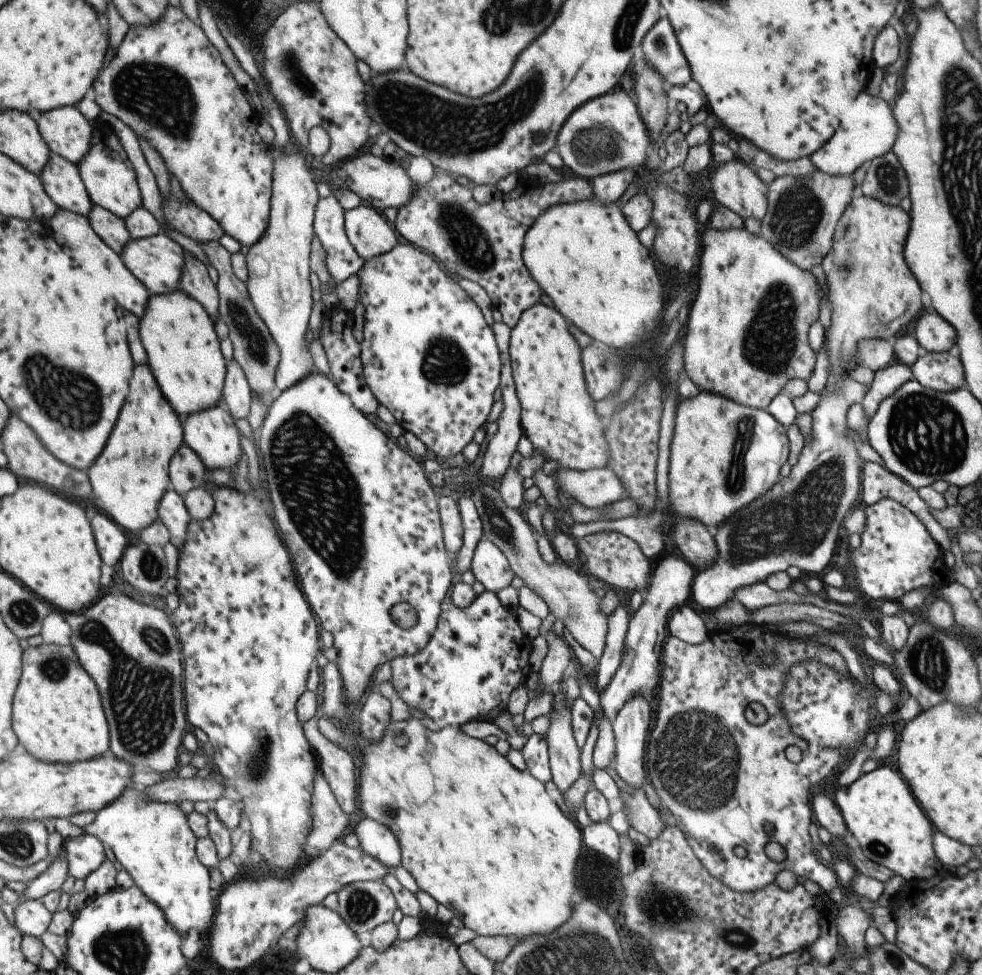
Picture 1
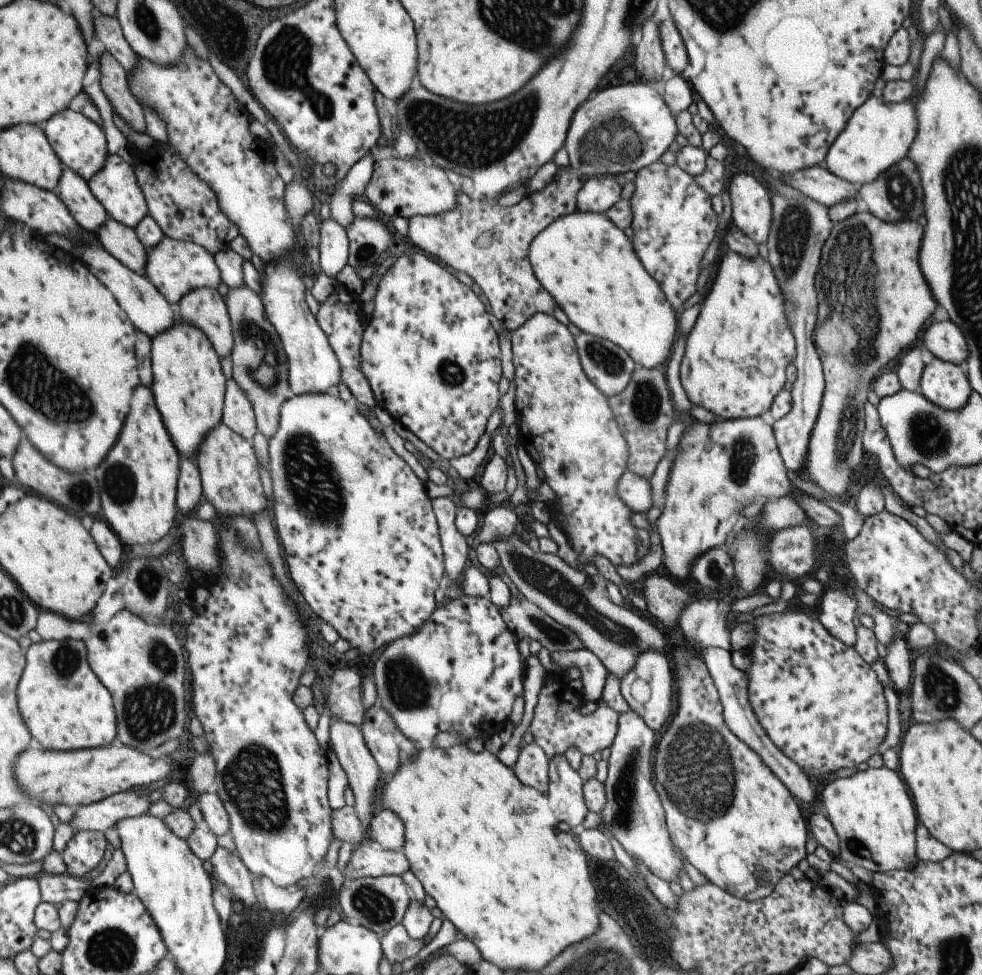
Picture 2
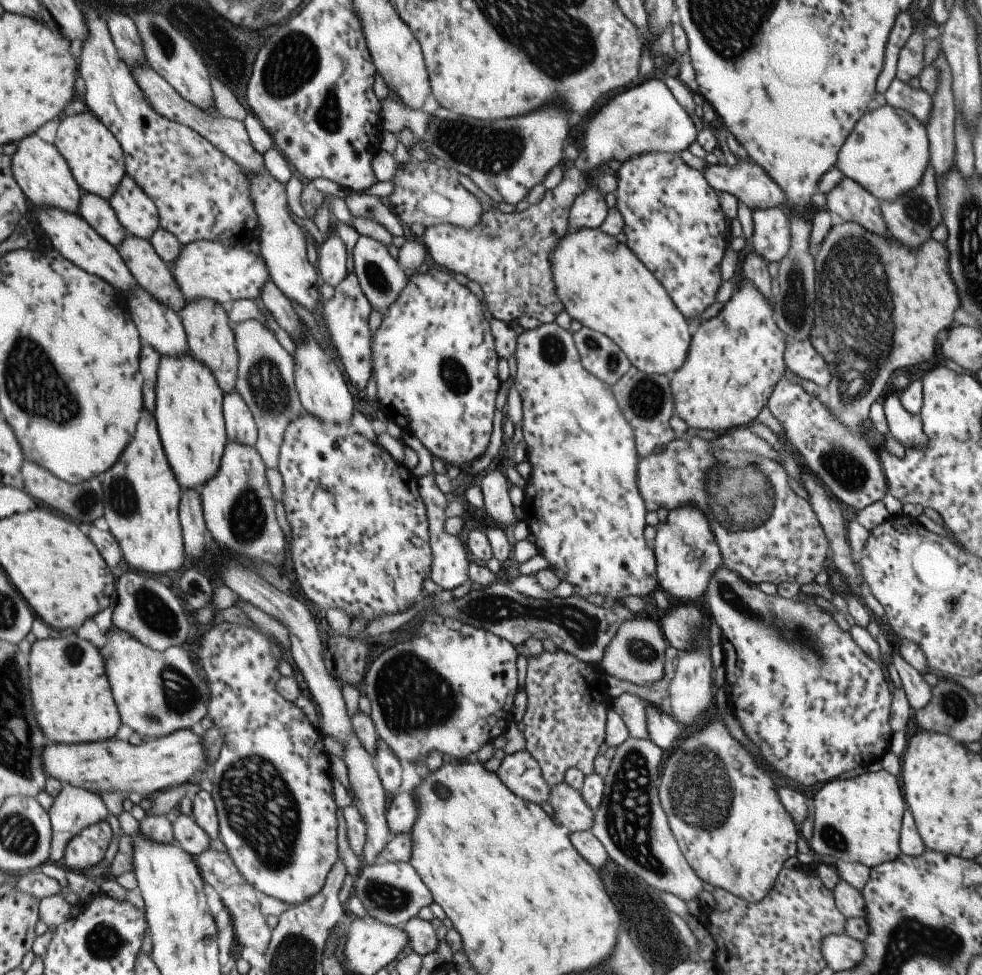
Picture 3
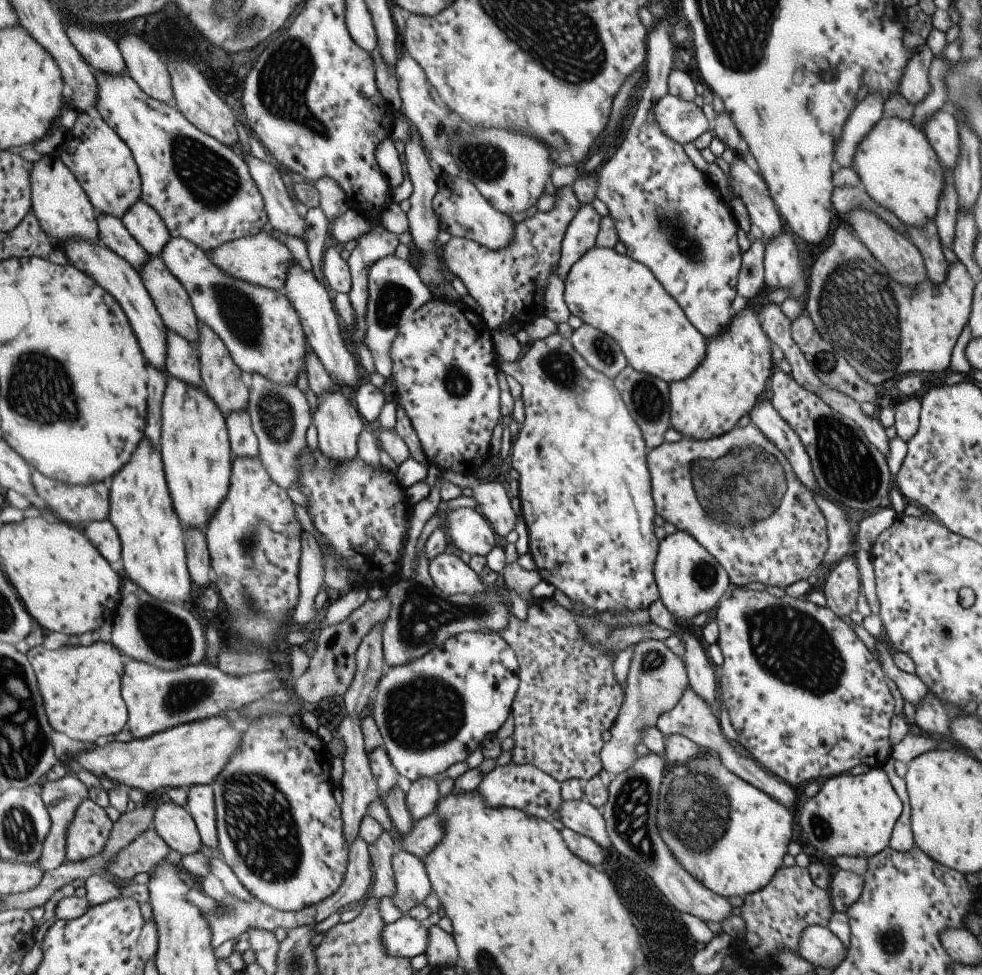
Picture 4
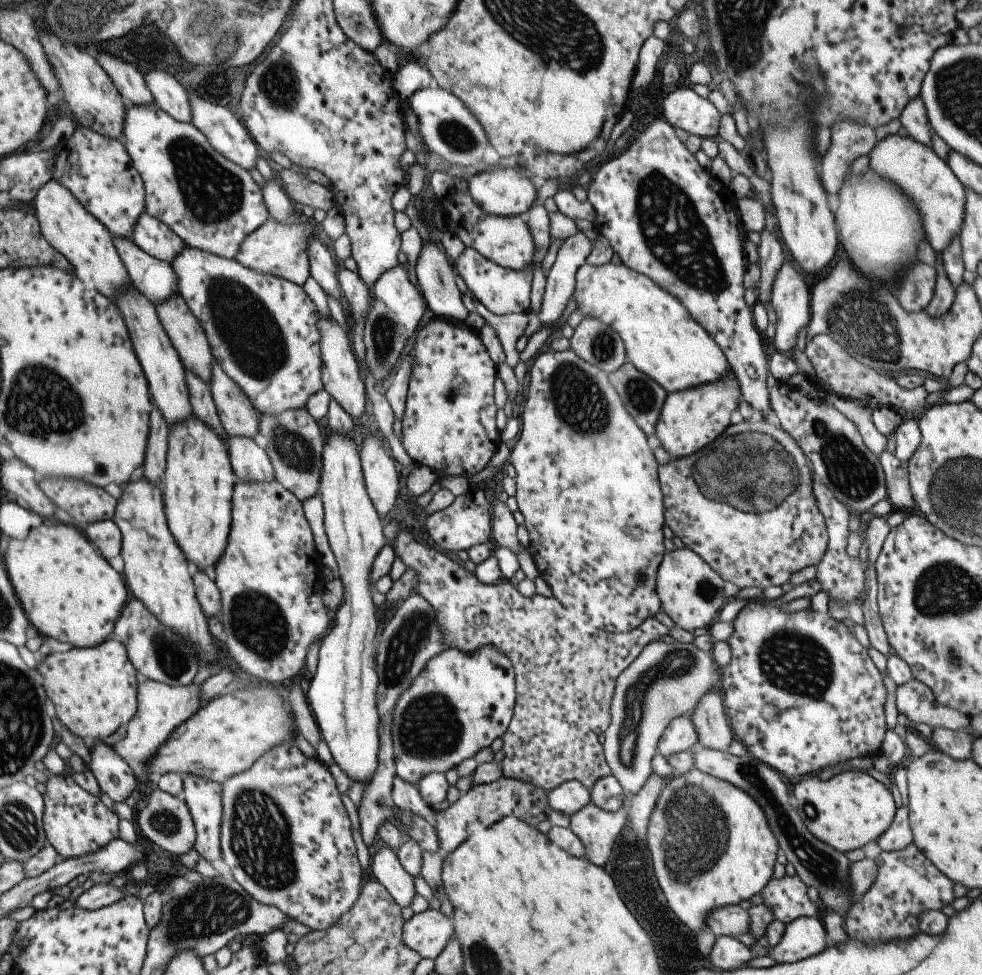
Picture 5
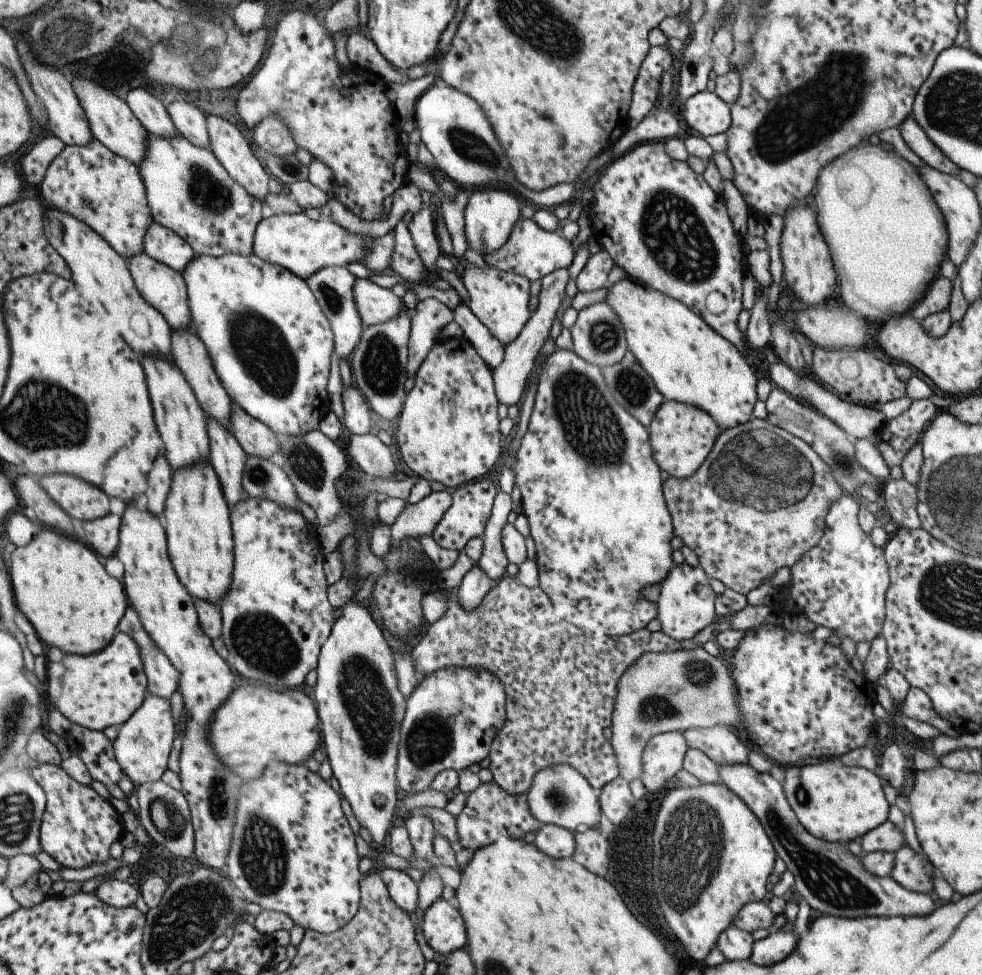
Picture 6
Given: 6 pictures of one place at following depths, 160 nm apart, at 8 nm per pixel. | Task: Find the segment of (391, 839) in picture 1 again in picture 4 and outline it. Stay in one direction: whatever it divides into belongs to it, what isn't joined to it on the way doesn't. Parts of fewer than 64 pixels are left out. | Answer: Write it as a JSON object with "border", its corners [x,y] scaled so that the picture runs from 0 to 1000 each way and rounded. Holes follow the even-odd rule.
{"border":[[[429,797],[419,801],[411,813],[411,824],[419,839],[424,842],[443,833],[446,816],[445,803],[440,798]]]}

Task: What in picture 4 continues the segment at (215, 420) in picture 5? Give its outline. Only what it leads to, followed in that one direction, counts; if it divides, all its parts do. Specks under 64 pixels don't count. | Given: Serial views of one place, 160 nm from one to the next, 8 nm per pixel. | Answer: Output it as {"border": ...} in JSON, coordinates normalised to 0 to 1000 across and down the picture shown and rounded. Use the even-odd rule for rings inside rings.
{"border":[[[172,336],[170,353],[169,379],[188,393],[207,397],[206,377],[199,353]]]}

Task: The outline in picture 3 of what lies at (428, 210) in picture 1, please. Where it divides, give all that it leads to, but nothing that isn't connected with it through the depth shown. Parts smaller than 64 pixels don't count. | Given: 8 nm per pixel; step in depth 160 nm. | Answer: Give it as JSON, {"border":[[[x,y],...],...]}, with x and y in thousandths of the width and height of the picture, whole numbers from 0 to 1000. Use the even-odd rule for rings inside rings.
{"border":[[[574,167],[570,187],[563,194],[557,194],[547,209],[531,210],[526,214],[518,215],[509,211],[490,216],[488,228],[477,235],[455,229],[439,231],[433,234],[429,246],[426,247],[445,273],[469,280],[477,287],[488,291],[498,326],[513,330],[517,334],[531,333],[535,339],[553,331],[563,330],[574,314],[567,306],[563,288],[560,286],[558,261],[559,257],[562,258],[566,246],[578,236],[581,208],[599,192],[596,182],[582,167]]]}

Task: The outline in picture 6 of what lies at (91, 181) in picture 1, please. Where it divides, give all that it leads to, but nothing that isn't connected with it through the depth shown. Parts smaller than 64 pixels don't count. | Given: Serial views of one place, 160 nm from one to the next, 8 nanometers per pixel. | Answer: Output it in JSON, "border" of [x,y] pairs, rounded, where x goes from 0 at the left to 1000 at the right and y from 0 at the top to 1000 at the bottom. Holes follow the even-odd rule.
{"border":[[[160,227],[148,241],[147,258],[183,280],[201,262],[189,245]]]}

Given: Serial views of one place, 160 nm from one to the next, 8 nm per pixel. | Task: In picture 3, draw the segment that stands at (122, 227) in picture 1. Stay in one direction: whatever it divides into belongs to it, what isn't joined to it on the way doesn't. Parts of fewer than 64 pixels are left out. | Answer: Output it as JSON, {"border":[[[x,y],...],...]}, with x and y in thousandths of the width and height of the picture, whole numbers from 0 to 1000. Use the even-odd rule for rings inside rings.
{"border":[[[130,238],[119,256],[140,291],[149,295],[159,307],[184,320],[190,308],[176,283],[174,273],[164,265],[152,245]]]}

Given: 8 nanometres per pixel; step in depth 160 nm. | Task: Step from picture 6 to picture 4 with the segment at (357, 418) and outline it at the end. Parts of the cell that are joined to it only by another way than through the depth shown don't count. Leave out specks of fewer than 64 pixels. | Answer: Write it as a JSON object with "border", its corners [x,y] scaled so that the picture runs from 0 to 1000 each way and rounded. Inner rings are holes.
{"border":[[[298,266],[297,272],[293,273],[292,287],[290,287],[286,299],[301,318],[301,322],[309,332],[310,347],[334,385],[343,388],[353,397],[362,395],[365,378],[364,366],[351,357],[349,349],[352,345],[347,345],[347,338],[343,335],[344,324],[329,292],[323,288],[317,277],[309,277]]]}

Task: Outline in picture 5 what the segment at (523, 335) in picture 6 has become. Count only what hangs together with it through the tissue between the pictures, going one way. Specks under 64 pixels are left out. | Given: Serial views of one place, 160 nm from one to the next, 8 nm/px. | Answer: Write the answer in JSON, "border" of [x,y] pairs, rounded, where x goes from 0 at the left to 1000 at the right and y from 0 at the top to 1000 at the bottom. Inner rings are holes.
{"border":[[[586,237],[581,242],[575,244],[569,252],[565,267],[557,281],[554,301],[552,304],[551,315],[549,323],[547,324],[550,329],[550,334],[553,332],[560,332],[570,325],[571,319],[575,316],[585,294],[585,281],[590,272],[597,269],[598,262],[600,261],[603,248],[598,245],[596,240],[592,237]]]}

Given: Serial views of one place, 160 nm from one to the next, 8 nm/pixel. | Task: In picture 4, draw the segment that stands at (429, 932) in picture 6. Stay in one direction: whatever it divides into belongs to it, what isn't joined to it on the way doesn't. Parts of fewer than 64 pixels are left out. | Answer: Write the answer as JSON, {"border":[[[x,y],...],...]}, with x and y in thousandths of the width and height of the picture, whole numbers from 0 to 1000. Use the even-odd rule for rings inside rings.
{"border":[[[411,938],[400,947],[391,948],[387,963],[392,976],[399,982],[419,982],[432,978],[435,948]]]}

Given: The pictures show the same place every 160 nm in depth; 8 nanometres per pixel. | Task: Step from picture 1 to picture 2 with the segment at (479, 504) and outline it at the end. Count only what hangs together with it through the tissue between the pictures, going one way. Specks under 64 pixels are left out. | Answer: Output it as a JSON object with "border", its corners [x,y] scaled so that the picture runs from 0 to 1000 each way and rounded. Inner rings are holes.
{"border":[[[525,545],[518,548],[516,552],[502,555],[501,559],[507,568],[507,573],[514,591],[520,595],[534,613],[547,624],[550,624],[559,634],[565,636],[567,640],[584,648],[586,654],[590,655],[593,663],[606,671],[614,680],[618,690],[625,691],[629,698],[646,682],[650,669],[657,666],[675,668],[677,651],[673,650],[674,647],[669,646],[661,638],[655,636],[655,634],[651,634],[647,628],[624,619],[618,613],[617,603],[614,602],[614,594],[608,597],[602,596],[598,584],[593,584],[592,582],[588,584],[582,583],[573,576],[570,571],[567,571],[566,568],[544,566],[539,562],[536,554]]]}

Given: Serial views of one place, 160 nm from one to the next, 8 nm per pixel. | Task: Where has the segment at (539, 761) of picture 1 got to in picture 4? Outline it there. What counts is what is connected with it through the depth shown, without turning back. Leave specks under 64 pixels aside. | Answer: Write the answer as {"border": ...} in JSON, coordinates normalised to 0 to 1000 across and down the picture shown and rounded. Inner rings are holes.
{"border":[[[539,783],[504,785],[492,795],[487,805],[489,817],[500,827],[522,827],[555,841],[559,841],[567,833],[571,822],[570,803]]]}

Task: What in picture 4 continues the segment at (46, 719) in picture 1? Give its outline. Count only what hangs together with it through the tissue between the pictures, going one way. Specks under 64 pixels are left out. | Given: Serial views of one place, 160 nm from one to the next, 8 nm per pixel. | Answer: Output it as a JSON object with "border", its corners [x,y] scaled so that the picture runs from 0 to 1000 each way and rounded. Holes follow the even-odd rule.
{"border":[[[98,657],[91,663],[66,663],[55,667],[48,667],[40,662],[29,668],[27,673],[34,679],[36,675],[36,689],[40,695],[42,712],[46,716],[48,734],[57,750],[64,751],[74,759],[93,761],[97,764],[101,757],[111,753],[121,753],[130,743],[131,729],[124,713],[124,697],[128,686],[129,675],[115,661]]]}

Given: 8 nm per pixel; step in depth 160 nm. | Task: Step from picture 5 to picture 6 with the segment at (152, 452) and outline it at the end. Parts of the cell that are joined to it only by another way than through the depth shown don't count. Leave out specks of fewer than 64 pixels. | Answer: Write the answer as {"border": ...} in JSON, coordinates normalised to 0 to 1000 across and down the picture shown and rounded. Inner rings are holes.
{"border":[[[164,462],[160,474],[156,474],[156,486],[151,488],[151,497],[148,507],[152,511],[150,519],[152,523],[156,523],[158,527],[166,527],[168,525],[168,515],[174,503],[175,490],[177,482],[175,481],[173,472],[168,466],[168,462]]]}

